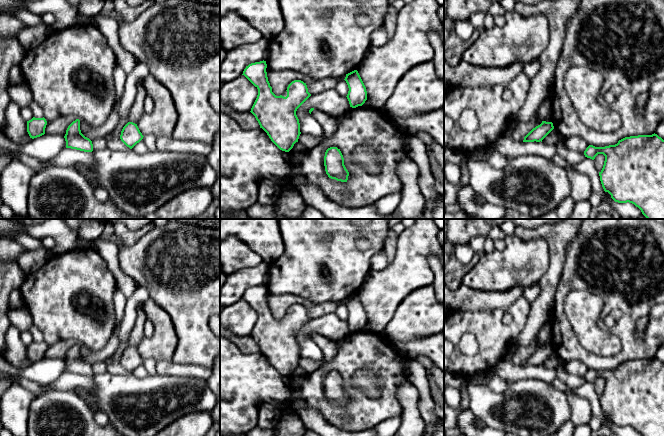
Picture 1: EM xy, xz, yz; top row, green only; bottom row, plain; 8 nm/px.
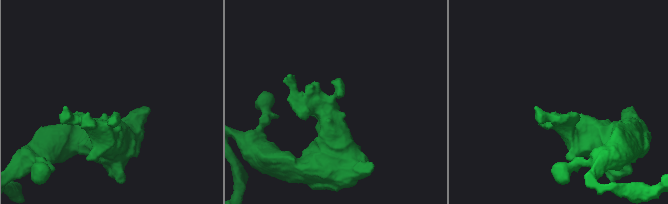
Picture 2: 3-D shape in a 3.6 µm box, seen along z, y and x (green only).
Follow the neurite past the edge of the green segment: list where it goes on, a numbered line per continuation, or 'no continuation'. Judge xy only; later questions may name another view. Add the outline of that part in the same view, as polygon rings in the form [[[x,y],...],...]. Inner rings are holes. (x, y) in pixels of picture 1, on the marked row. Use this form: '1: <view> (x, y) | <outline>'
no continuation

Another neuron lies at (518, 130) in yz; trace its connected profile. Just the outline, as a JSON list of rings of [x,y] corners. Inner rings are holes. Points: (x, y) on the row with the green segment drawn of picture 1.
[[[536,114],[530,121],[513,120],[509,126],[509,130],[505,134],[505,137],[515,141],[523,141],[524,137],[543,121],[552,122],[552,117],[542,119],[538,114]]]

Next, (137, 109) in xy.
[[[142,79],[137,84],[137,94],[129,111],[129,122],[138,123],[141,115],[144,113],[144,100],[147,96]]]

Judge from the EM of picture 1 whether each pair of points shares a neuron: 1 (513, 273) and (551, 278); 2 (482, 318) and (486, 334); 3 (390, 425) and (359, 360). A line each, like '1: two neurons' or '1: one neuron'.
1: two neurons
2: one neuron
3: two neurons

